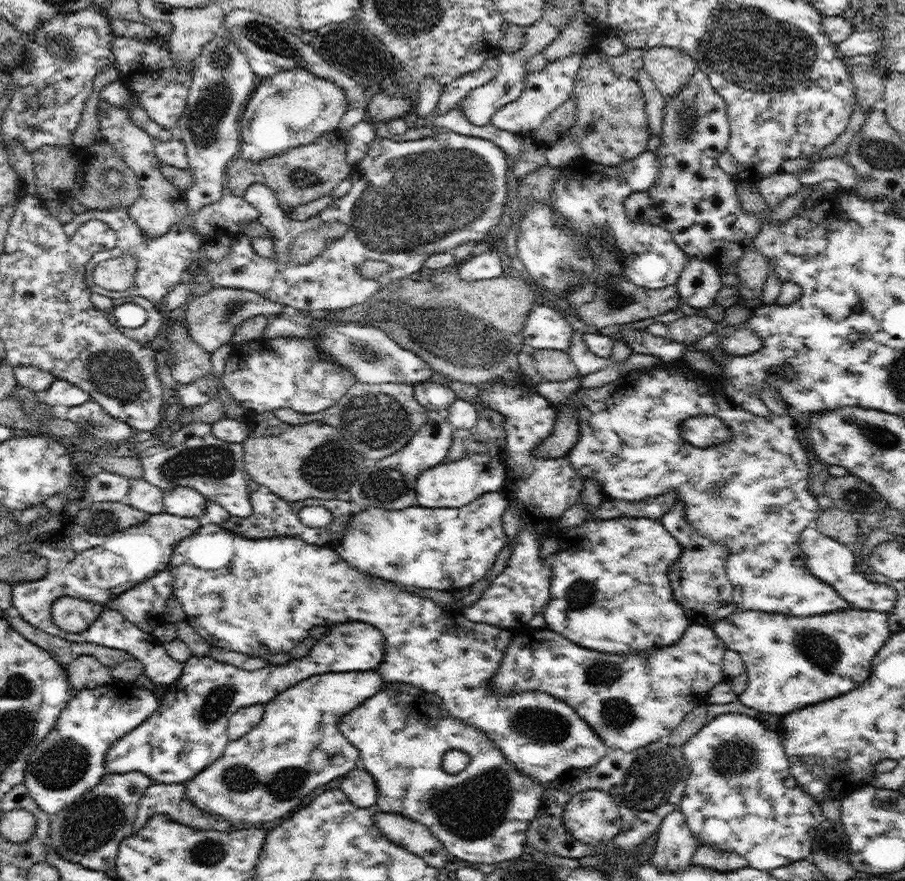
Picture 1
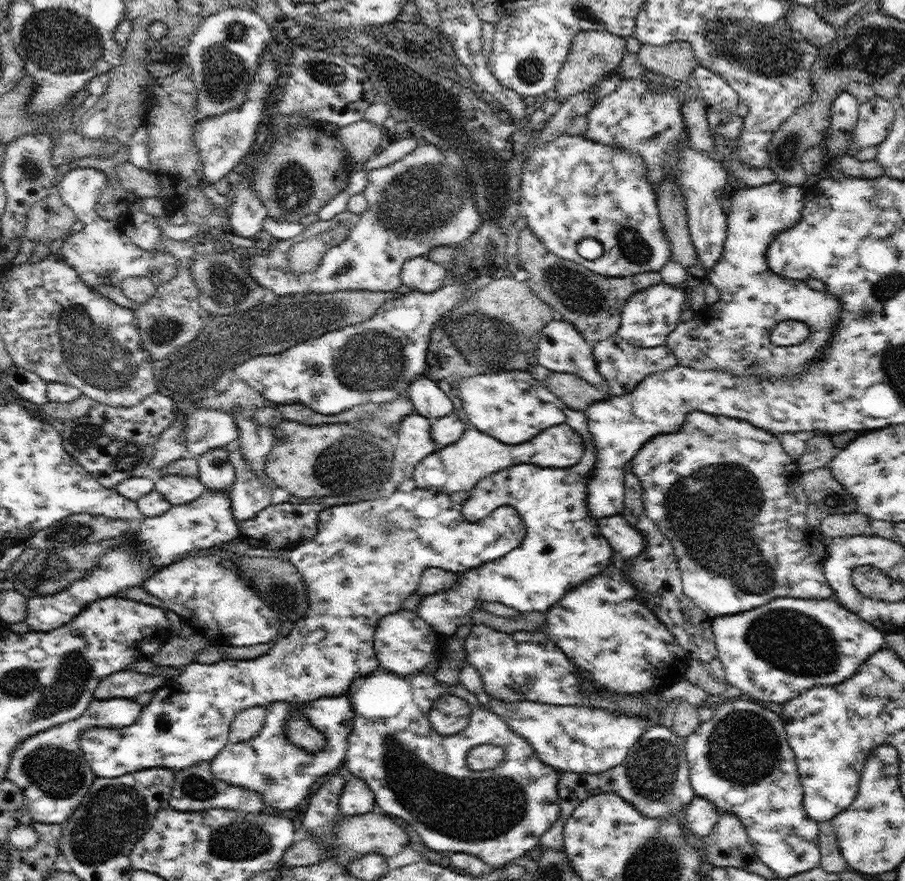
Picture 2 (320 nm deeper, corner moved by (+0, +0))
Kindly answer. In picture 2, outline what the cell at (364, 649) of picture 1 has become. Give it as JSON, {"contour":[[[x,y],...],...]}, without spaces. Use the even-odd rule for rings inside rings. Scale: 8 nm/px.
{"contour":[[[414,489],[411,492],[403,492],[396,490],[391,496],[377,497],[376,499],[360,501],[358,503],[343,503],[341,505],[334,505],[329,508],[324,508],[319,512],[319,519],[317,524],[317,533],[312,540],[307,540],[306,543],[298,545],[298,548],[287,550],[284,558],[290,562],[302,575],[304,583],[306,583],[306,594],[309,602],[308,612],[303,618],[293,622],[294,626],[290,632],[272,644],[272,648],[266,654],[253,659],[222,659],[214,664],[200,664],[199,662],[191,662],[184,666],[182,674],[176,678],[168,678],[156,690],[156,694],[151,701],[143,706],[141,715],[134,724],[130,726],[123,726],[122,728],[106,728],[96,727],[87,728],[81,732],[79,736],[79,747],[84,754],[84,761],[87,762],[93,773],[97,777],[102,778],[116,778],[126,773],[136,772],[142,769],[154,767],[166,767],[176,771],[181,768],[188,768],[190,765],[211,761],[224,747],[229,743],[229,732],[231,724],[233,723],[236,715],[245,708],[250,707],[265,707],[266,705],[280,702],[289,702],[292,704],[291,715],[285,724],[286,738],[296,746],[307,750],[308,752],[320,752],[327,743],[326,737],[316,728],[313,727],[308,720],[308,717],[303,713],[305,704],[317,698],[324,698],[326,696],[340,696],[347,693],[350,684],[354,682],[355,678],[371,675],[376,672],[379,667],[379,660],[377,659],[374,650],[375,633],[377,632],[377,625],[379,621],[387,615],[394,614],[402,609],[403,602],[417,592],[420,580],[424,571],[428,568],[442,568],[450,572],[462,574],[462,572],[474,570],[481,566],[495,564],[498,559],[502,559],[505,555],[510,557],[512,551],[518,550],[519,546],[523,543],[527,535],[526,525],[522,516],[518,511],[510,505],[501,505],[496,510],[493,510],[486,518],[476,522],[468,522],[462,516],[461,508],[464,501],[469,497],[469,492],[432,492],[426,489]]]}

